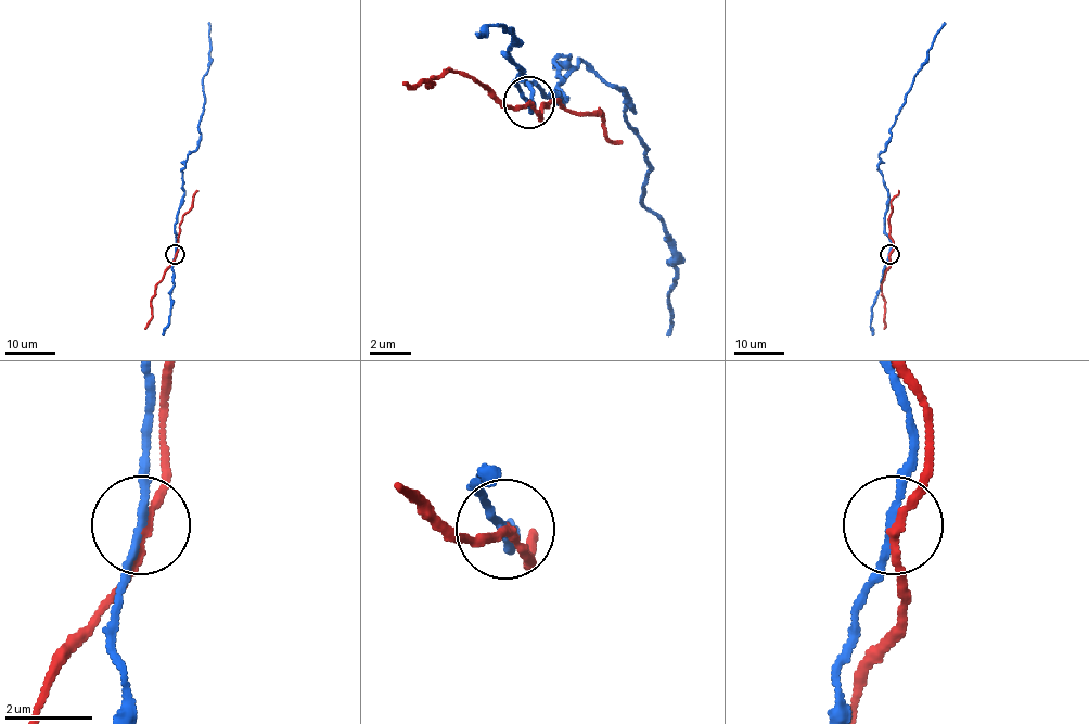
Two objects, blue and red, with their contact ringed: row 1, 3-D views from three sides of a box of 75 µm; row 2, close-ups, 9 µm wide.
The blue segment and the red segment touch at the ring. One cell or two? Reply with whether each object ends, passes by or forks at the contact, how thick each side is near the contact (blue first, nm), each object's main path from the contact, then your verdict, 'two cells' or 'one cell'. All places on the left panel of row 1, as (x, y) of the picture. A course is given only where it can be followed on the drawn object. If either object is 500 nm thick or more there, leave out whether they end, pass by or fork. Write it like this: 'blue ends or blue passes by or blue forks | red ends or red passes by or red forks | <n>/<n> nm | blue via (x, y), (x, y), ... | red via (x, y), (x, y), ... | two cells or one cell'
blue passes by | red passes by | 160/170 nm | blue via (175, 255), (182, 168), (201, 135), (202, 77), (209, 61), (208, 23) | red via (175, 255), (156, 286), (151, 300), (152, 318), (144, 328) | two cells

